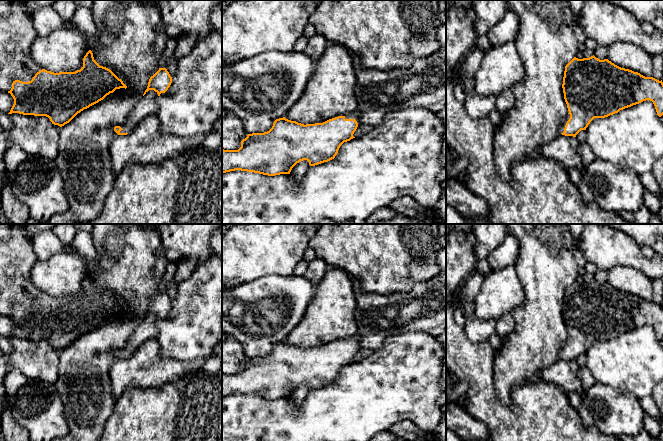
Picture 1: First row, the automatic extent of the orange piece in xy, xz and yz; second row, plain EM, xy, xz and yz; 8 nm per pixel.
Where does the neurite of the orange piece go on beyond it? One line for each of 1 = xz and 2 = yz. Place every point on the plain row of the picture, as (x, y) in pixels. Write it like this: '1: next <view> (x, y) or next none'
1: next xz (355, 338)
2: next yz (562, 350)

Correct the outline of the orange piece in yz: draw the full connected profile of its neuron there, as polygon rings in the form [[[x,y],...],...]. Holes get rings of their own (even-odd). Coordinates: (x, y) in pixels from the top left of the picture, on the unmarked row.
[[[594,279],[583,283],[574,281],[565,290],[562,312],[569,337],[560,349],[559,356],[565,360],[576,361],[581,354],[586,354],[594,342],[608,341],[646,324],[653,326],[659,341],[663,339],[662,304],[645,301]]]

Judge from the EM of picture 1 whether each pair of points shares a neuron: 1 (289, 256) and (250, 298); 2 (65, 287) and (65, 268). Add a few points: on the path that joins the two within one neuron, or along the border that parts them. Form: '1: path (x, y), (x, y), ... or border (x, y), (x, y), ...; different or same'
1: border (293, 274), (288, 276), (264, 275), (249, 281); different
2: path (65, 282), (65, 273); same

